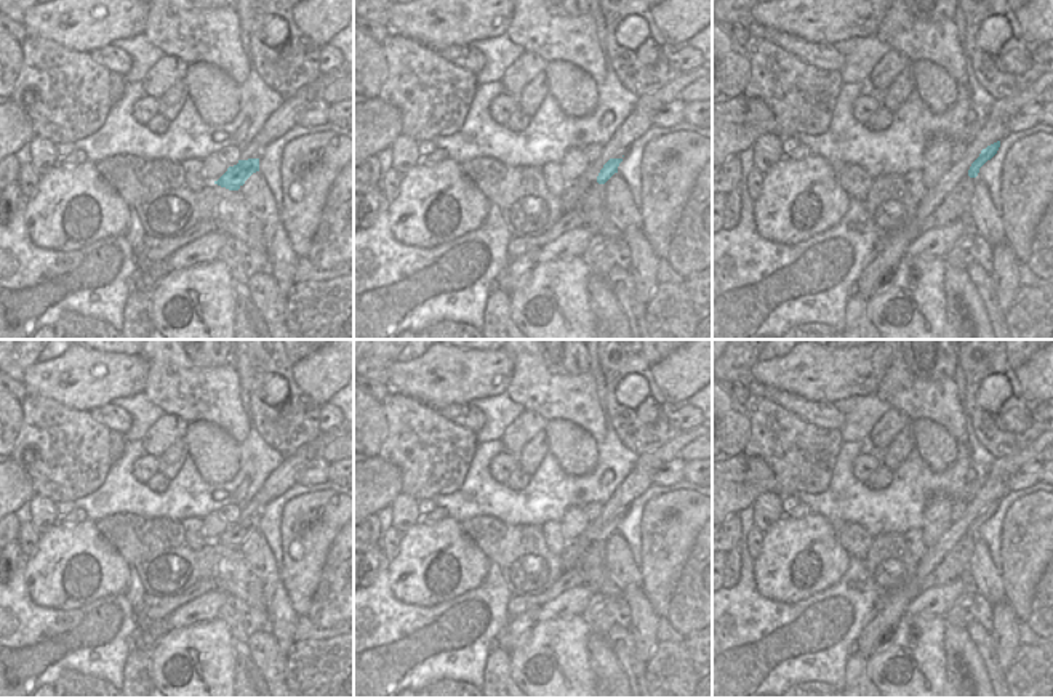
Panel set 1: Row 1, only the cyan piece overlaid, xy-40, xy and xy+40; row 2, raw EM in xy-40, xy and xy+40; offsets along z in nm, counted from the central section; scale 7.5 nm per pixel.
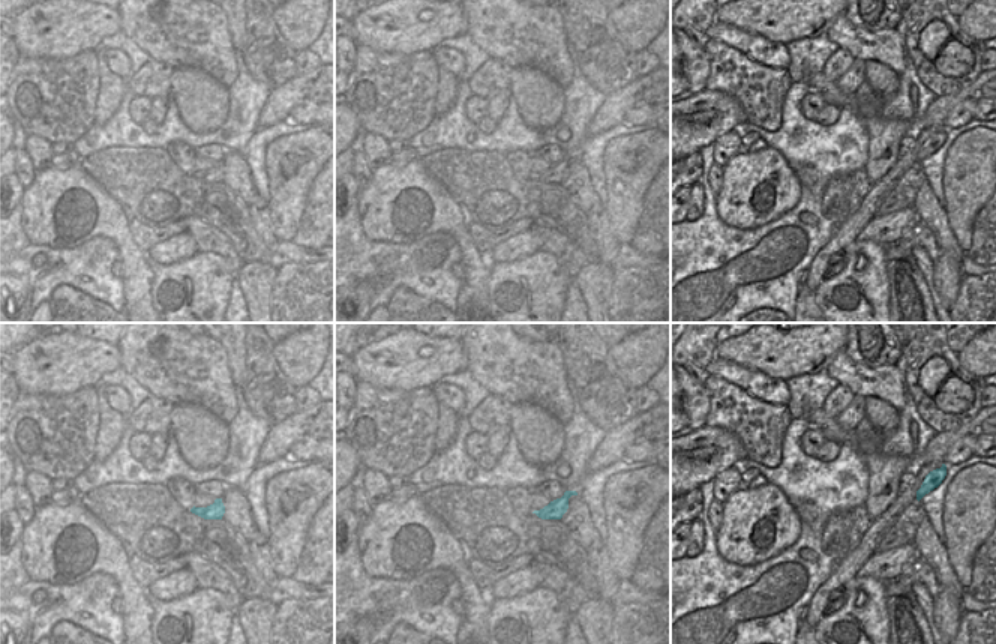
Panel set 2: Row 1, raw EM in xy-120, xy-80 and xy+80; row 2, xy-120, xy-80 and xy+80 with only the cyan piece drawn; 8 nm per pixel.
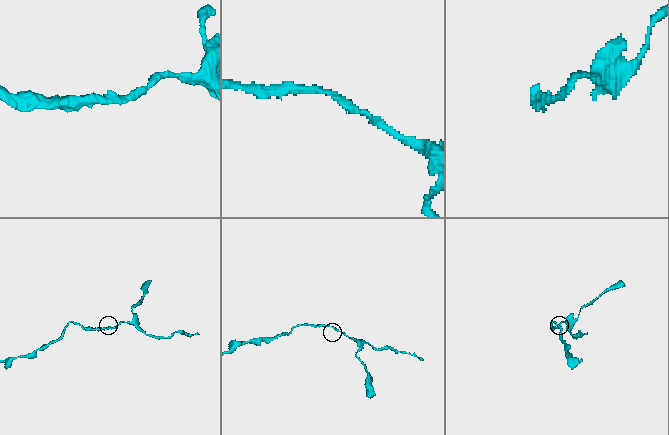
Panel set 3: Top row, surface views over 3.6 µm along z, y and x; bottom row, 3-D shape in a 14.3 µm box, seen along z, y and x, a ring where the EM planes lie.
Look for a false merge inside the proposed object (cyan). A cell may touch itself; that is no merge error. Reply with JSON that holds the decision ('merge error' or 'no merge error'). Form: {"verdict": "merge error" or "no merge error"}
{"verdict": "no merge error"}

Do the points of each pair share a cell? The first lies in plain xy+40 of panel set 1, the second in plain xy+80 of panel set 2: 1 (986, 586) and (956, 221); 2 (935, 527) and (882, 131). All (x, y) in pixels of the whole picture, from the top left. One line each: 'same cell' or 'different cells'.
1: different cells
2: same cell

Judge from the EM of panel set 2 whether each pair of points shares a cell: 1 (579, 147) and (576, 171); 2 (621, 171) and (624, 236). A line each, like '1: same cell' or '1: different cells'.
1: different cells
2: same cell

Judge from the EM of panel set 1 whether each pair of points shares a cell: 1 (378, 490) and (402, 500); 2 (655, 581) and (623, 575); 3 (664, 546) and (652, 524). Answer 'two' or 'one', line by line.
1: two
2: two
3: one

